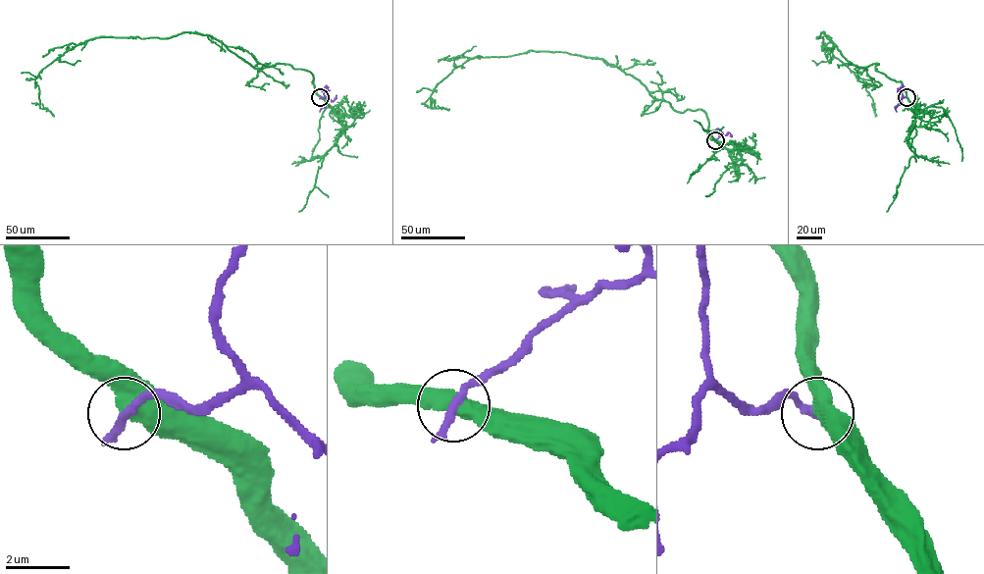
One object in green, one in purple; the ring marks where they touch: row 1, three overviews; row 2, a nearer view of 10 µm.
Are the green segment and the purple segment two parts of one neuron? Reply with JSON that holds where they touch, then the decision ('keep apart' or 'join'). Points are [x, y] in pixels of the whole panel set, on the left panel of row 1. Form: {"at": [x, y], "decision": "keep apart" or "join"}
{"at": [320, 97], "decision": "keep apart"}

